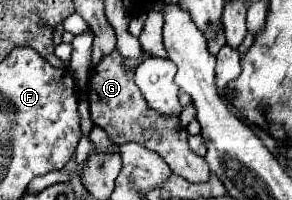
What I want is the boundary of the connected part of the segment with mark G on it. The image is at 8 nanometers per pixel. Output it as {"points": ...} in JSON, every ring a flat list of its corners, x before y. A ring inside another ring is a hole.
{"points":[[114,51,102,61,102,65,96,65,92,69,88,99,92,123,96,127,102,127,108,133,108,137,118,145,134,141,156,151,168,163,170,171,174,175,184,177,188,183,206,183,210,179,208,163,204,161,204,157,198,157,188,149,188,133,176,133,178,119,156,117,156,113,152,113,148,105,144,105,144,97,140,97,140,91,134,83,134,73,122,65,120,53]]}

